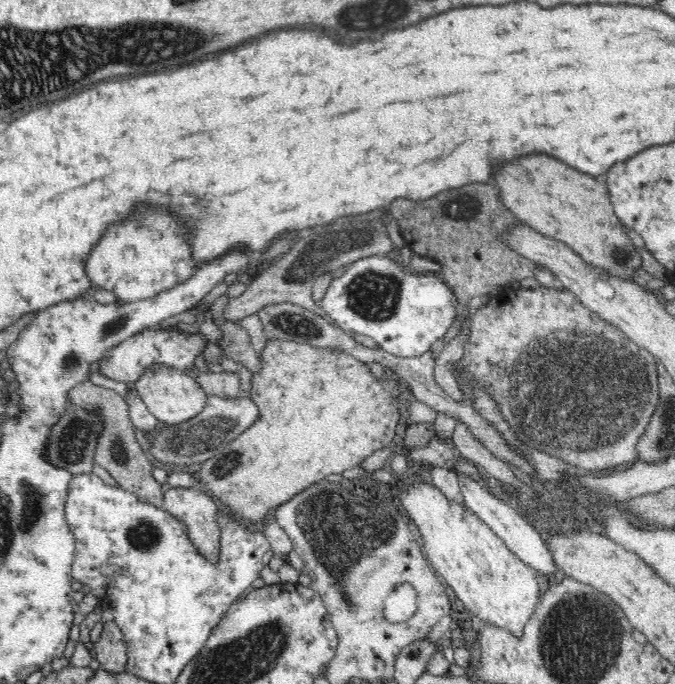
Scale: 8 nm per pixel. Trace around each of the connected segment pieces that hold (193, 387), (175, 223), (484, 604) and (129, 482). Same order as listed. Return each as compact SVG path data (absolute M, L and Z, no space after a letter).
M151 364L134 385L150 413L164 426L176 426L191 420L206 407L208 395L196 382L195 373L176 370L168 365Z
M146 208L138 216L130 216L128 220L110 224L108 230L103 232L96 246L91 248L85 262L86 276L90 279L92 290L108 290L117 296L121 302L136 302L136 300L148 300L154 296L174 288L190 279L201 266L192 257L192 247L188 243L190 233L184 225L184 221L178 216L160 210L160 208Z
M413 476L410 484L398 487L399 502L404 506L409 519L418 527L422 537L424 554L440 579L452 588L457 596L459 612L466 620L475 623L490 623L496 627L508 629L516 637L522 636L523 628L528 619L534 614L534 609L540 598L539 583L542 579L536 569L530 568L512 552L504 541L500 539L478 516L466 505L460 505L456 501L444 495L440 489L432 483L426 483Z
M86 380L68 394L69 404L72 408L81 408L100 416L103 425L101 438L96 442L94 456L95 465L100 465L106 469L123 487L130 493L134 493L138 498L158 507L163 507L164 486L155 480L153 471L155 467L151 464L148 454L142 451L135 436L135 428L131 422L126 398L122 398L115 391L105 390Z

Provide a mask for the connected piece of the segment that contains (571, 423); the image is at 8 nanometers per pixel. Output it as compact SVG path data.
M538 286L537 289L513 289L507 287L506 290L491 297L482 308L478 308L470 316L468 327L470 327L470 334L468 334L466 344L464 344L464 356L457 362L460 368L454 370L454 379L460 385L465 401L471 401L474 398L472 397L472 389L478 381L479 384L484 385L491 398L497 401L502 415L513 428L513 432L517 434L516 437L525 446L549 455L556 455L566 462L566 465L584 470L585 473L600 474L614 472L614 468L633 468L634 464L639 461L638 438L643 436L659 404L659 360L656 360L650 352L639 347L633 340L628 339L614 324L607 323L606 320L599 318L589 308L583 306L572 292L563 288Z

